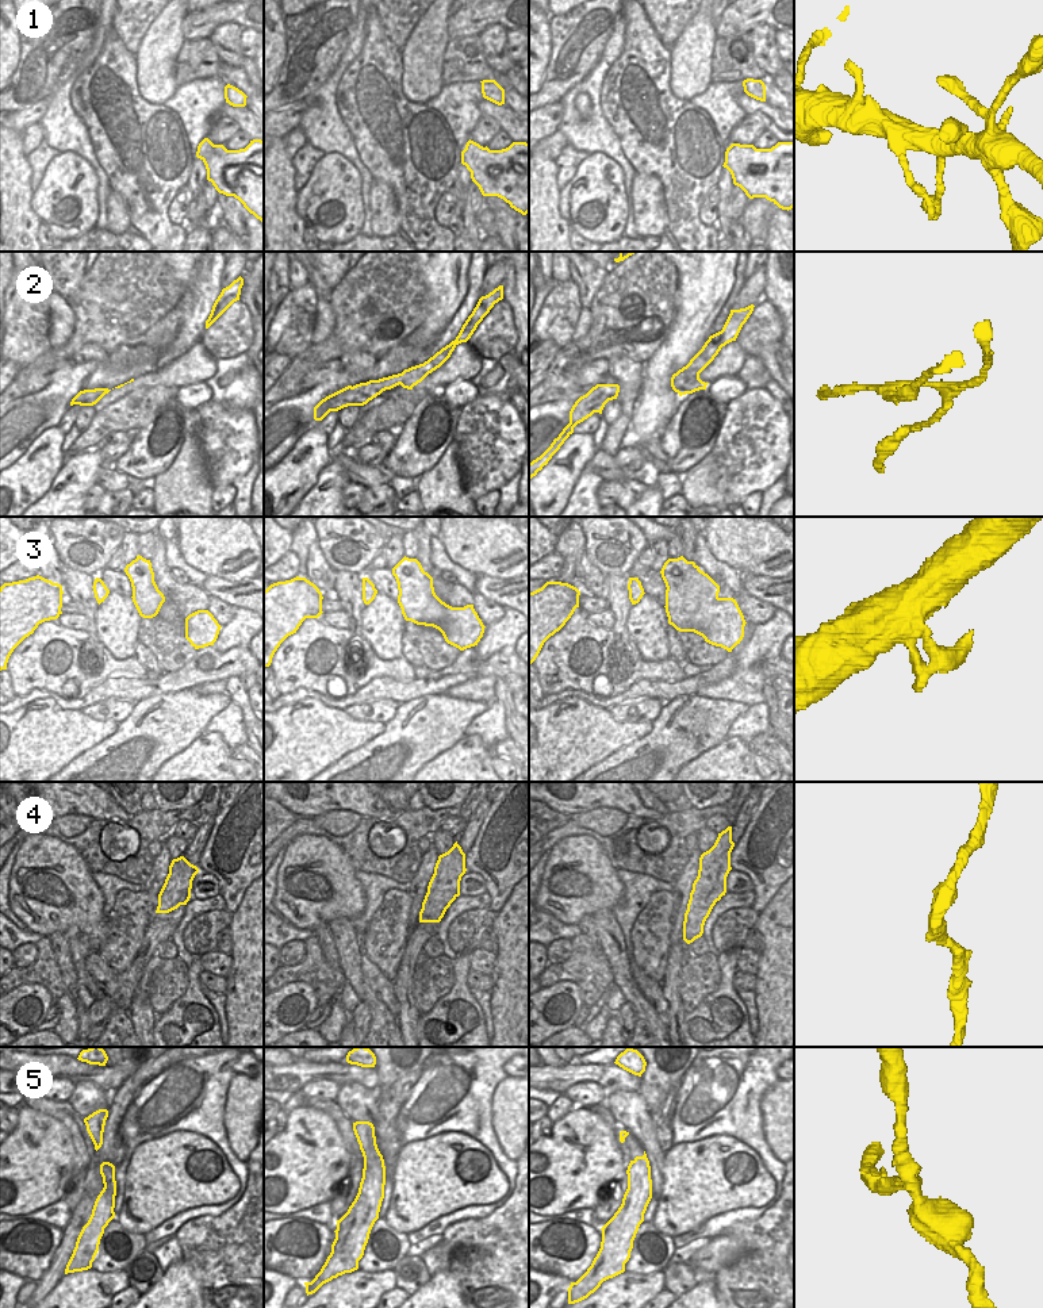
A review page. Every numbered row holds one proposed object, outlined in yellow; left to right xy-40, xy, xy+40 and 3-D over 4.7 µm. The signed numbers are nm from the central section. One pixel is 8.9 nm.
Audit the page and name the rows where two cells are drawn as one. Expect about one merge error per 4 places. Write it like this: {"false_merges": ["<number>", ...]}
{"false_merges": ["2", "4", "5"]}

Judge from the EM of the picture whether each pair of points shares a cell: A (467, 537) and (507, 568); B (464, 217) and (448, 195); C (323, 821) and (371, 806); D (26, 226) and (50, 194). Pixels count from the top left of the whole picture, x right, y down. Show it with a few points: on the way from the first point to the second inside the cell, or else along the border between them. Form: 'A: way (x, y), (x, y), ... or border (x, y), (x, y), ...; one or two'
A: way (476, 540), (498, 559); one
B: border (453, 187), (455, 217), (451, 225); two
C: border (322, 813), (329, 810), (353, 810), (361, 817); two
D: border (33, 192), (30, 207), (42, 222); two

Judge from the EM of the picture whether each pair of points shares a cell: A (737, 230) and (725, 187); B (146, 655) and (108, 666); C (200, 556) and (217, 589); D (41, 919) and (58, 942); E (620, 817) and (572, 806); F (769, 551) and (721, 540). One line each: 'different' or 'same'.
A: same
B: different
C: different
D: different
E: different
F: same

